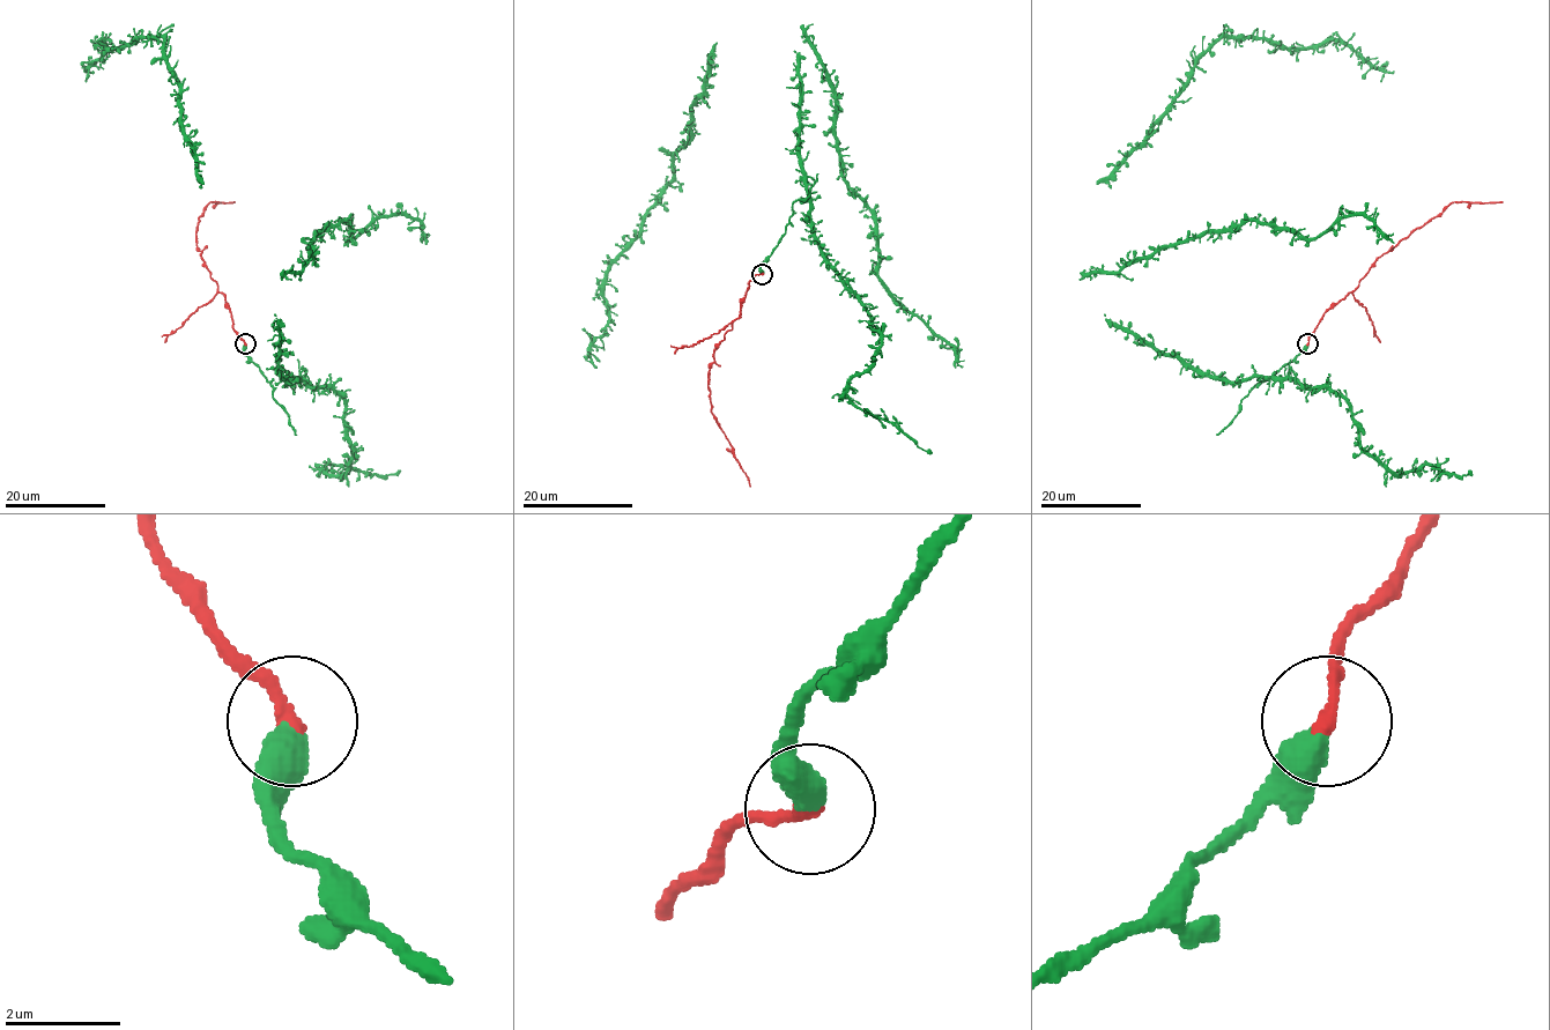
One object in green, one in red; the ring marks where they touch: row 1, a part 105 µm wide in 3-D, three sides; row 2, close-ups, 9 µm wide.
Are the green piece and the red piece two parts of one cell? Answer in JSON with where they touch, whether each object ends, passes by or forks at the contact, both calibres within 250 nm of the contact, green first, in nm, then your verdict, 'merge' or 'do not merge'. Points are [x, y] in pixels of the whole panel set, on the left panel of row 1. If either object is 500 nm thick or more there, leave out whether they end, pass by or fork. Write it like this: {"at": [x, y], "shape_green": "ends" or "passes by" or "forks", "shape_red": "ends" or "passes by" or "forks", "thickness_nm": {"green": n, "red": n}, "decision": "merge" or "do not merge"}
{"at": [245, 343], "thickness_nm": {"green": 500, "red": 240}, "decision": "merge"}

